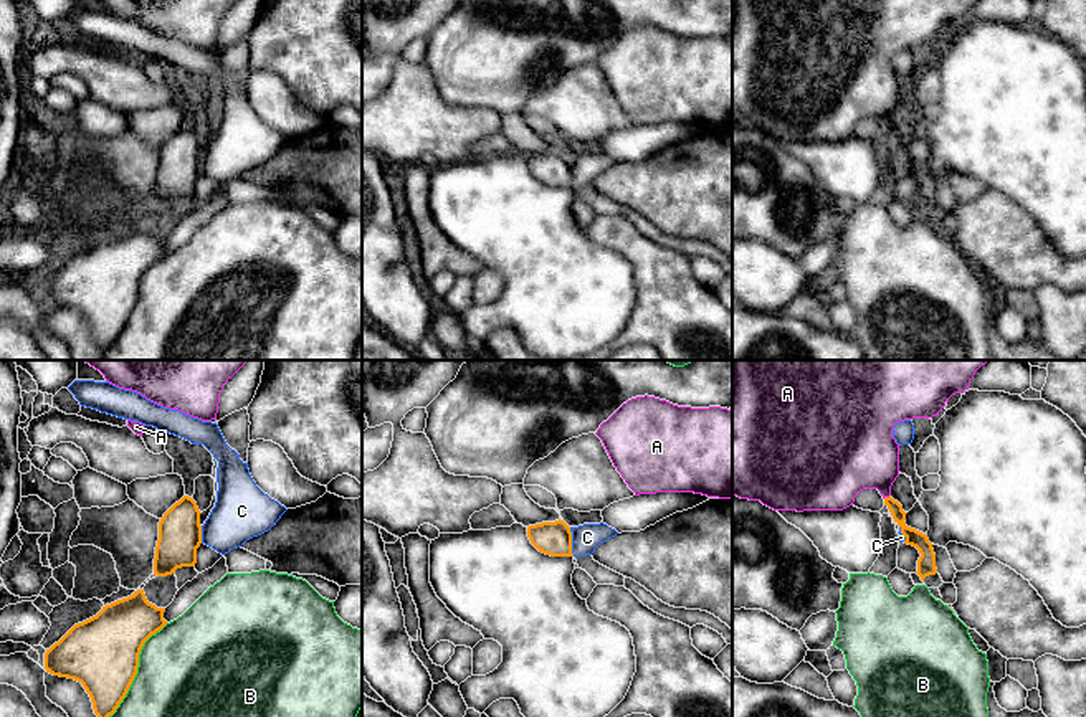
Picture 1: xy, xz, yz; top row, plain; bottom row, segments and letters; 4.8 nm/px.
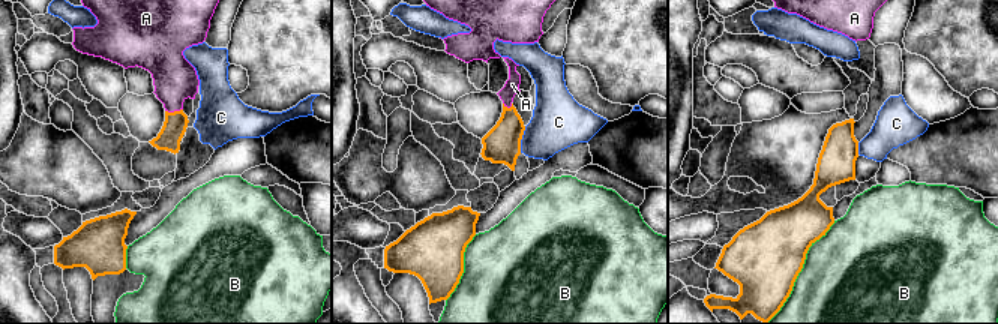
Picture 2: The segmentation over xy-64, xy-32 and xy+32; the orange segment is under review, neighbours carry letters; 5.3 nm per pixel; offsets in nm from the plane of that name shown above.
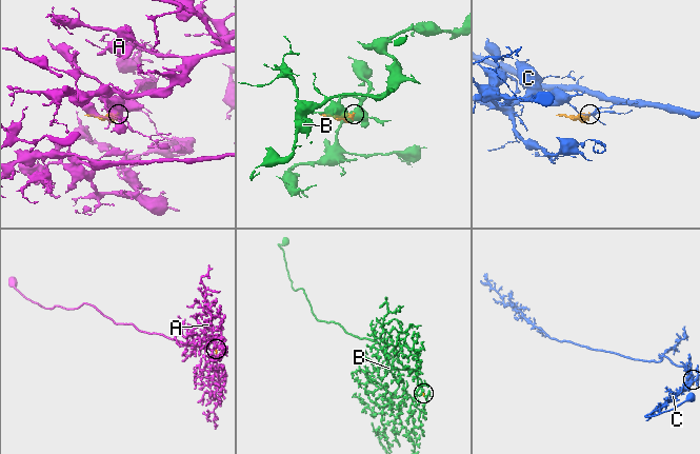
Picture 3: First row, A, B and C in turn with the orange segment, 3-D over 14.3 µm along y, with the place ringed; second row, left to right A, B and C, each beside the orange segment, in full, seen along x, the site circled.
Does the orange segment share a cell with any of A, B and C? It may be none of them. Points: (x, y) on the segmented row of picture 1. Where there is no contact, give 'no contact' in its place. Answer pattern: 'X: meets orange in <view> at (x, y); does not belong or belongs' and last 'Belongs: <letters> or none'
A: meets orange in yz at (886, 498); belongs
B: meets orange in xy at (136, 669); does not belong
C: meets orange in xz at (571, 542); does not belong
Belongs: A

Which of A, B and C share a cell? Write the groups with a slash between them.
A / B / C

